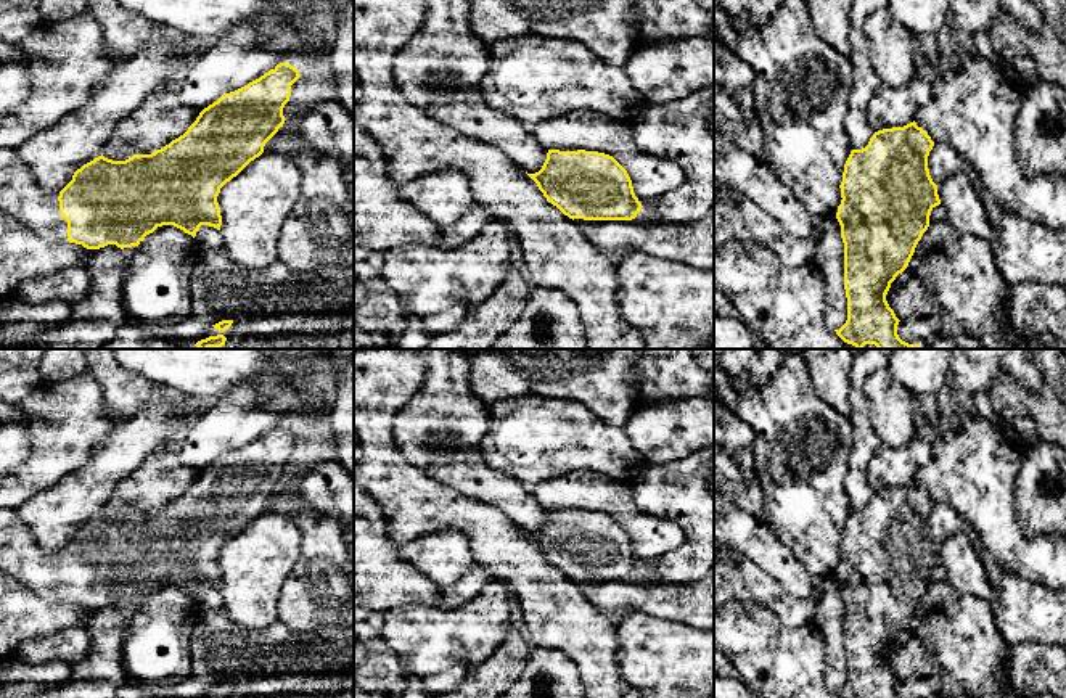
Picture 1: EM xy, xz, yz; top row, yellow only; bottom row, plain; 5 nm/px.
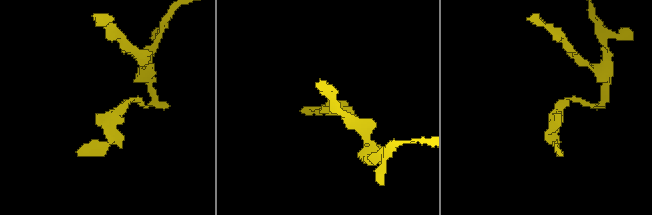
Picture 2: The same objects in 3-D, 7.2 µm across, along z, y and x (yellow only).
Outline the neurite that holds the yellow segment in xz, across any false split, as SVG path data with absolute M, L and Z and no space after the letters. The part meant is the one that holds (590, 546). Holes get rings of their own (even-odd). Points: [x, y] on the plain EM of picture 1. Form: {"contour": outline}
{"contour": "M548 510L542 529L527 536L572 581L632 581L643 568L627 531L605 513Z"}

